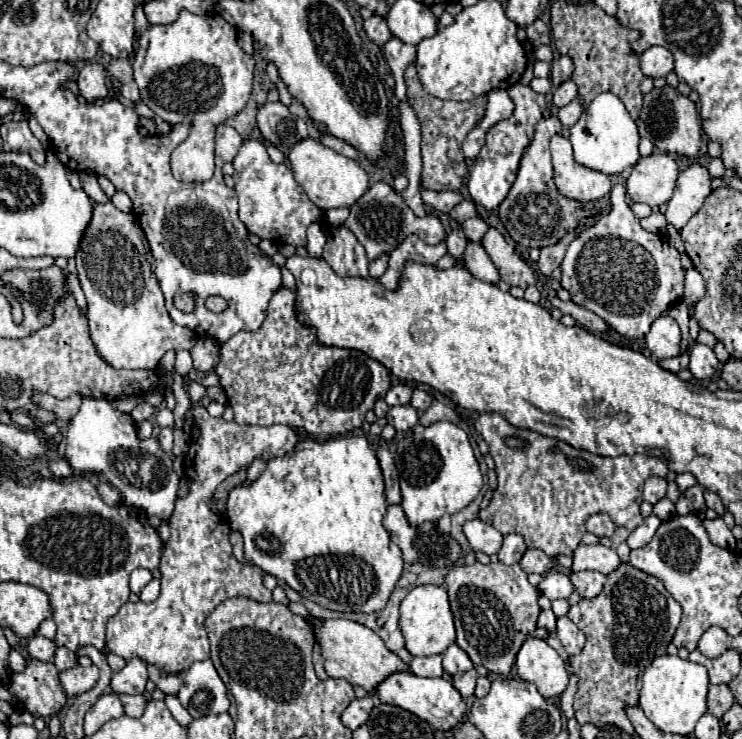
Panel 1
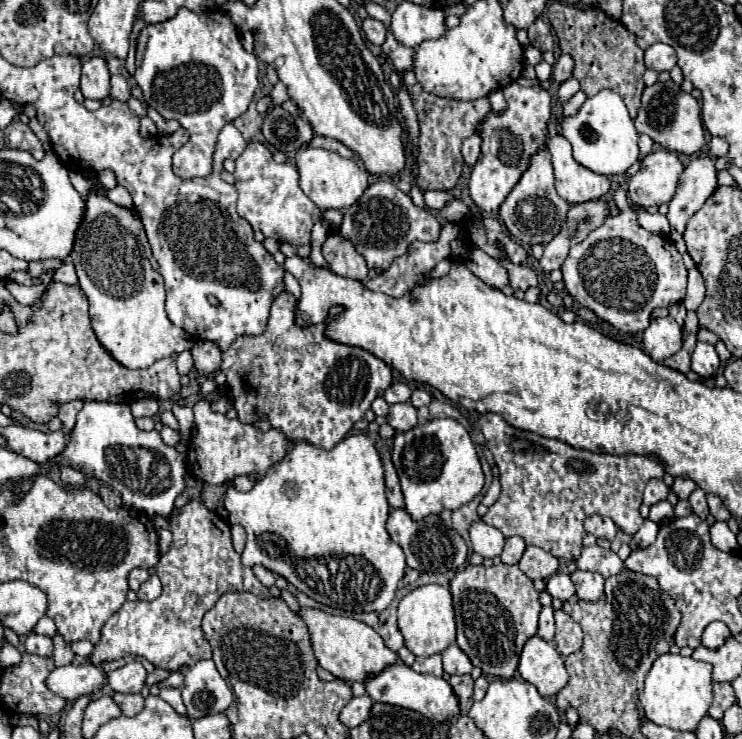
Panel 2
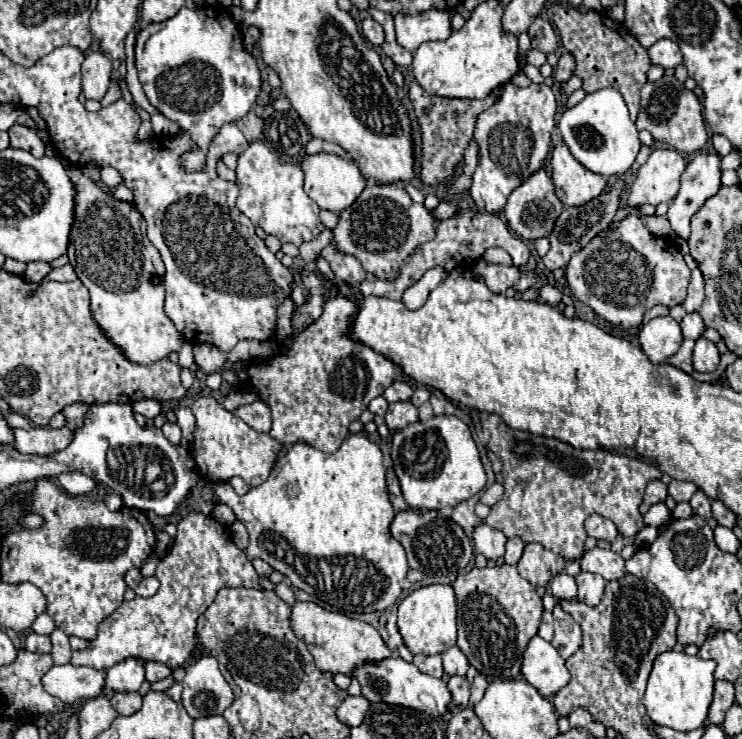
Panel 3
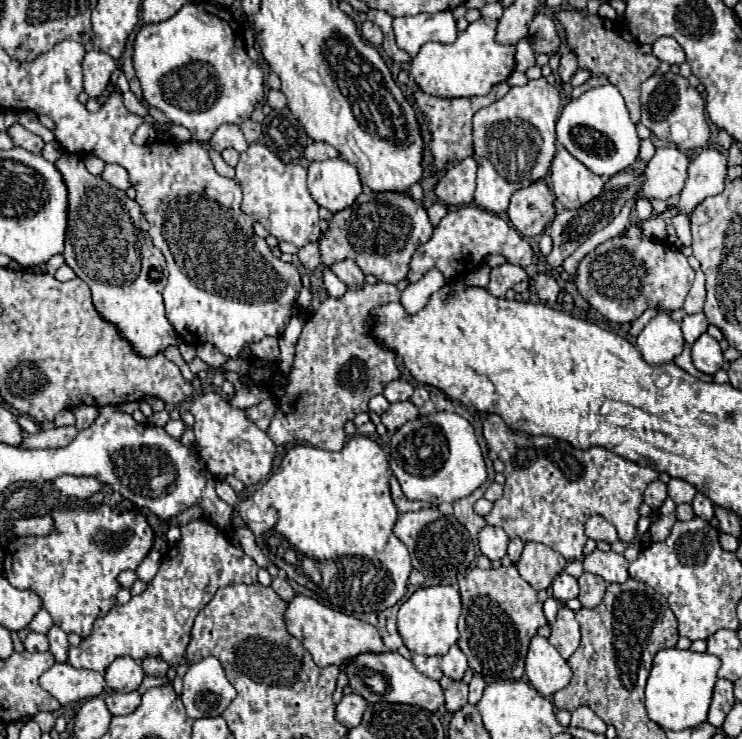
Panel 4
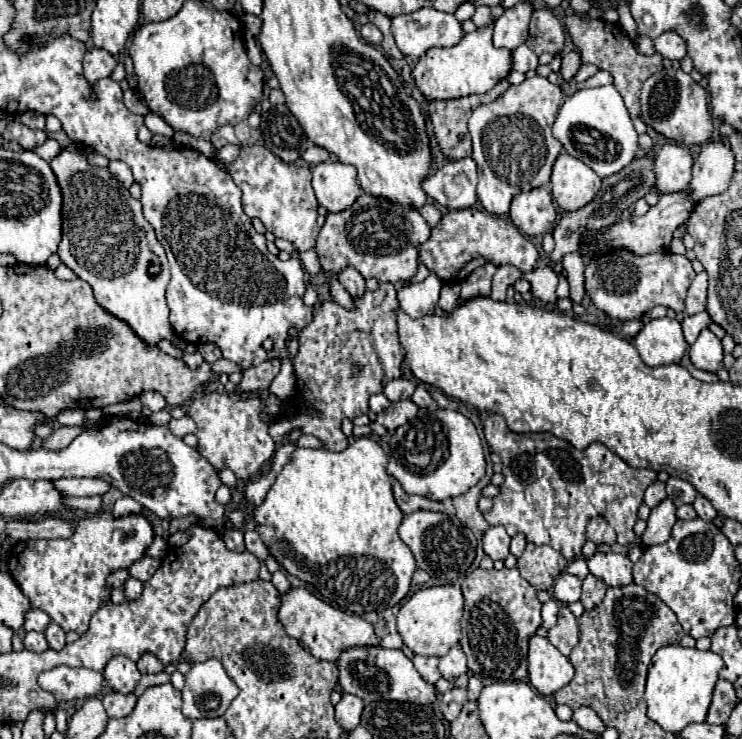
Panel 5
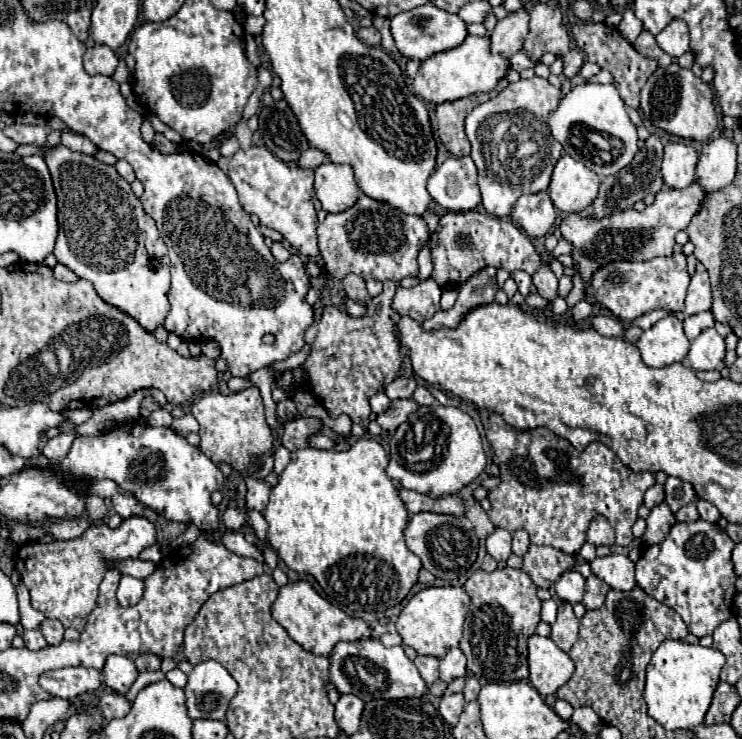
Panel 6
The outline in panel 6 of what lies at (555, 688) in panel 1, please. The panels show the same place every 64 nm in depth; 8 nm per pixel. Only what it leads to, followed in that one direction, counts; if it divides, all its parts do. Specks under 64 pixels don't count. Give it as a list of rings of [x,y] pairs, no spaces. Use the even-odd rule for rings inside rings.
[[[538,634],[528,640],[528,664],[530,682],[542,696],[556,694],[556,690],[574,674],[574,662],[570,656],[550,638],[542,638]]]

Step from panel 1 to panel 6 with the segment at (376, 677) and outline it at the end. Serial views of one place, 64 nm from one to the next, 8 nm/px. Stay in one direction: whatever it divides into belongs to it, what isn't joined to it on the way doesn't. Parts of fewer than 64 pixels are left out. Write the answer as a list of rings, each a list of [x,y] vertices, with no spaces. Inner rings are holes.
[[[308,580],[290,582],[280,588],[278,598],[272,604],[272,618],[282,624],[288,630],[290,638],[304,650],[320,656],[328,656],[328,652],[332,652],[332,644],[340,640],[360,640],[364,636],[370,636],[370,626],[364,620],[348,616],[338,606],[332,606],[314,590]]]

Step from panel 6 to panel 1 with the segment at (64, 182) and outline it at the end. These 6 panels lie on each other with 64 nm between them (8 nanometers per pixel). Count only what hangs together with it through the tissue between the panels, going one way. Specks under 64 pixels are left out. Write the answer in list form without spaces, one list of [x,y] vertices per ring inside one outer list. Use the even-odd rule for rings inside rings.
[[[94,202],[92,220],[86,226],[80,248],[76,252],[78,264],[78,278],[80,286],[88,300],[88,322],[90,322],[90,336],[100,352],[100,356],[114,368],[156,368],[160,358],[168,350],[190,350],[196,344],[196,334],[188,328],[174,324],[164,308],[164,296],[158,284],[158,278],[150,264],[148,242],[144,230],[140,228],[134,214],[120,212],[112,202],[98,204]]]

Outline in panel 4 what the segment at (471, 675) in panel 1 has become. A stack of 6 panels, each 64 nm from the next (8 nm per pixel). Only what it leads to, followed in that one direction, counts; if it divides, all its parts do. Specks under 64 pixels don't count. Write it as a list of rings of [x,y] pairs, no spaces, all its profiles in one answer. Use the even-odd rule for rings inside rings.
[[[454,680],[452,686],[444,692],[444,698],[446,698],[446,710],[454,714],[468,702],[468,686],[460,680]]]

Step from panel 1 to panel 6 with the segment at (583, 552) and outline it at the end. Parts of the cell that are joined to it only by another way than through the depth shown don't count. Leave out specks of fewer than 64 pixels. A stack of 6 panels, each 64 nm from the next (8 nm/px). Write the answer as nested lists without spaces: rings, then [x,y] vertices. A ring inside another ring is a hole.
[[[610,554],[604,558],[596,558],[590,562],[590,568],[600,580],[604,580],[614,590],[628,592],[638,584],[634,576],[634,562],[628,556]]]

